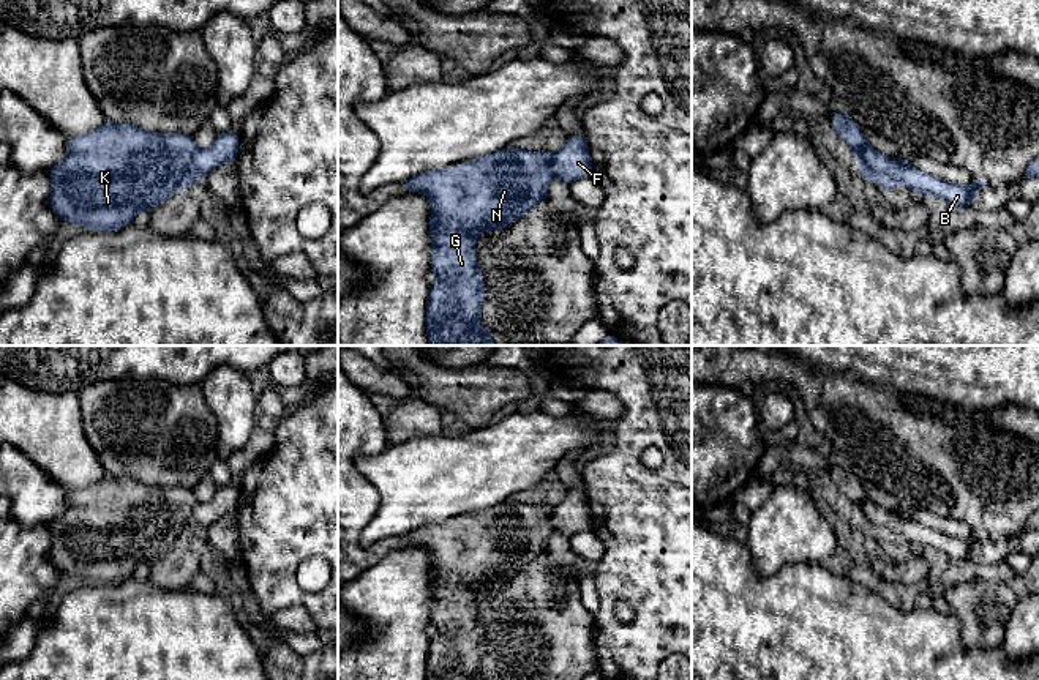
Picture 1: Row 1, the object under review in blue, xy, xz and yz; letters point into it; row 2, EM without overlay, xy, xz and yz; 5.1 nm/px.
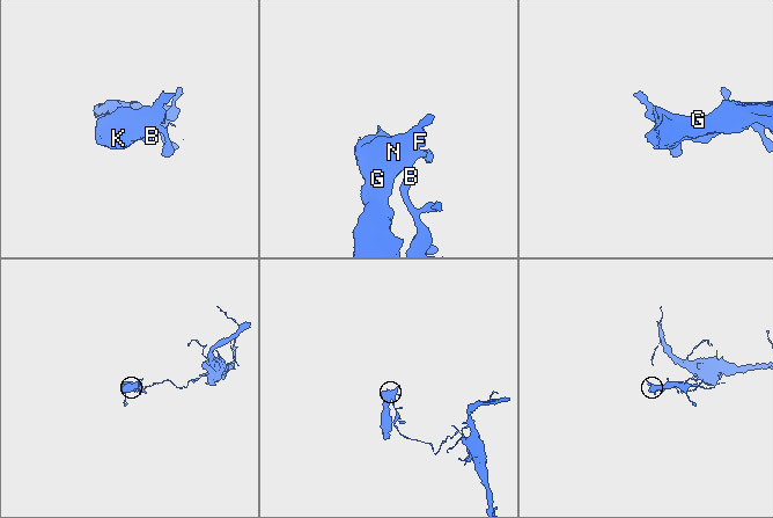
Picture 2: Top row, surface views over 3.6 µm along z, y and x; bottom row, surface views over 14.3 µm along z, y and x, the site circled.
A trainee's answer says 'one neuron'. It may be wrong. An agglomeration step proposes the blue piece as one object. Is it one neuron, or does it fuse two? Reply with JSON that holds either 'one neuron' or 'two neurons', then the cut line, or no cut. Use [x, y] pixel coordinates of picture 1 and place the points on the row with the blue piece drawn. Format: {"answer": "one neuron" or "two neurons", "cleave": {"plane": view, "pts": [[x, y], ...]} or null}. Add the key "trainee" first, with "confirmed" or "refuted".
{"trainee": "refuted", "answer": "two neurons", "cleave": {"plane": "xy", "pts": [[198, 149], [191, 161], [193, 180]]}}

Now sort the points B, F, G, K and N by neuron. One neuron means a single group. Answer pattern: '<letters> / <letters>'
B F / G K N

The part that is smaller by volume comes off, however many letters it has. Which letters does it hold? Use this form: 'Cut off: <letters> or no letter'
Cut off: G, K, N

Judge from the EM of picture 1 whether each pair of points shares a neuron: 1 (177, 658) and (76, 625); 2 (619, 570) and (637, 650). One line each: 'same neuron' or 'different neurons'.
1: same neuron
2: same neuron

